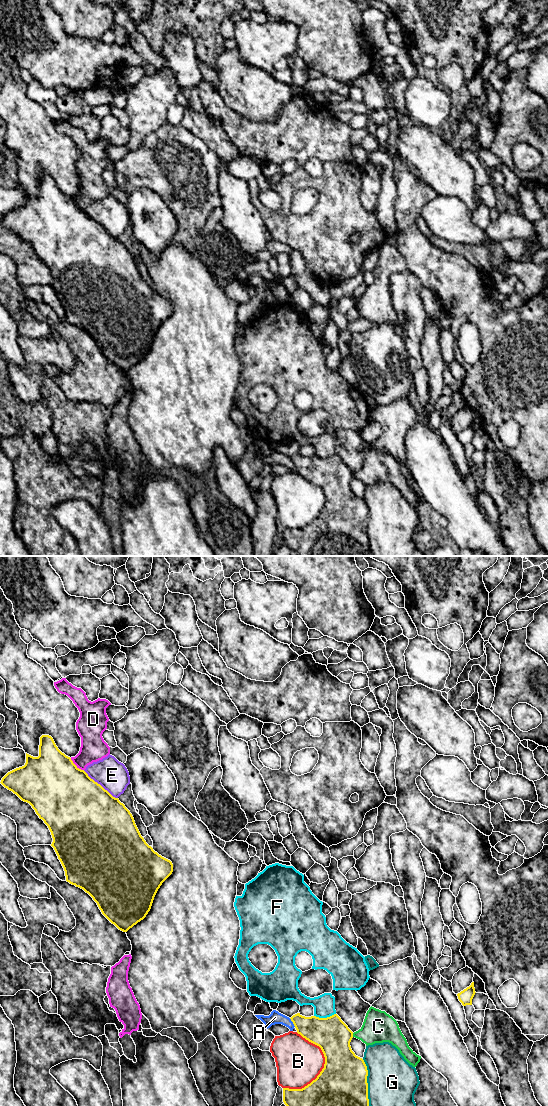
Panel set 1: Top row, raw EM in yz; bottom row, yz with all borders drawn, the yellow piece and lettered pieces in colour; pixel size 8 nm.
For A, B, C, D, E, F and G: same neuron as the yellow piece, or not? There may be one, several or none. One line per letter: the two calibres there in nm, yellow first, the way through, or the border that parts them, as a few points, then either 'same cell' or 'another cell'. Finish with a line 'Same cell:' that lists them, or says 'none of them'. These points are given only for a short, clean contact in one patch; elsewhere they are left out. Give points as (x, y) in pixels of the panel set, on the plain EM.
A: calibres 220 and 100 nm; border yz (289, 458), (295, 466); another cell
B: calibres 460 and 360 nm; another cell
C: calibres 280 and 260 nm; another cell
D: calibres 480 and 220 nm; another cell
E: calibres 500 and 240 nm; another cell
F: calibres 280 and 180 nm; another cell
G: calibres 480 and 400 nm; another cell
Same cell: none of them

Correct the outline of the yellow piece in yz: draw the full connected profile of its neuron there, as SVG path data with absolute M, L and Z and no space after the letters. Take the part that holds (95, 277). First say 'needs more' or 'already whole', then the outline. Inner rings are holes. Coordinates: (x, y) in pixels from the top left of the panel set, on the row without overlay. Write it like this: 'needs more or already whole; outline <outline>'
already whole; outline M42 175L39 196L26 193L25 205L8 212L0 223L29 243L48 266L53 278L51 286L64 308L66 321L88 333L112 364L127 372L146 357L158 329L173 312L172 302L146 283L125 245L79 209L58 189L51 176Z

